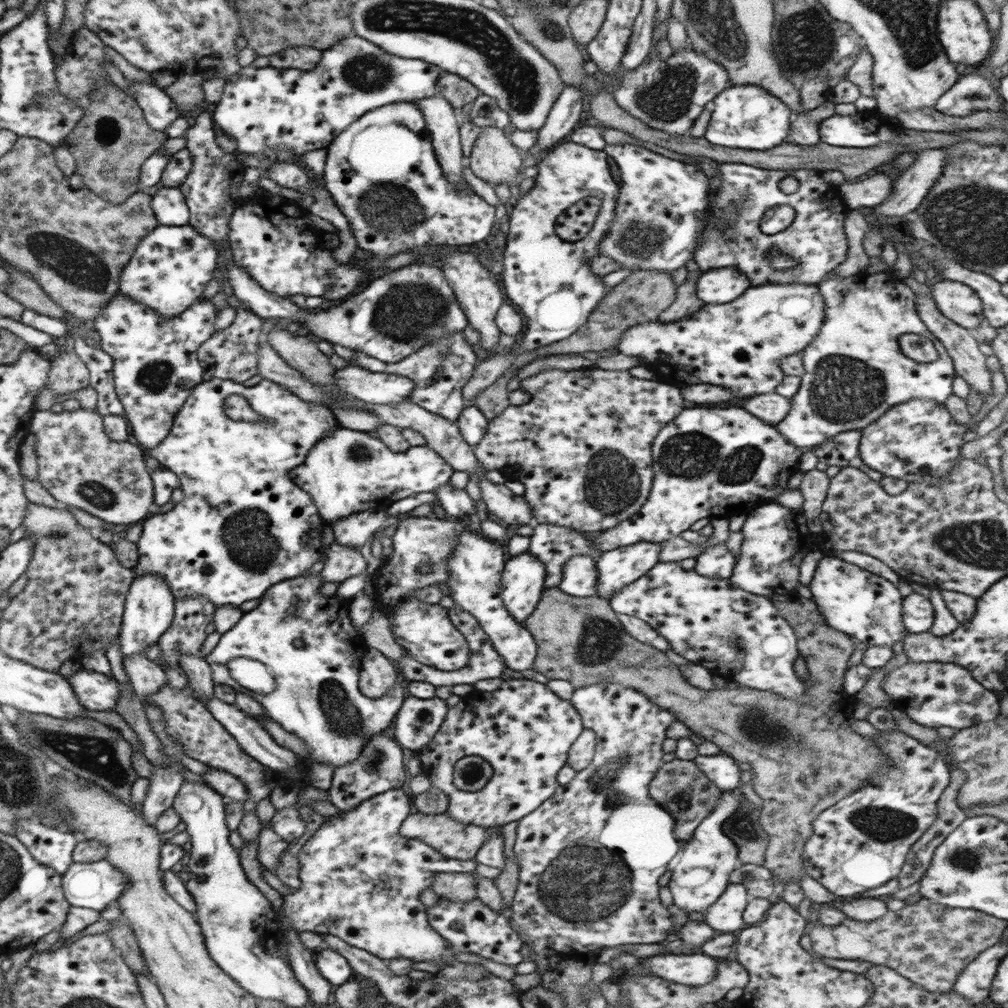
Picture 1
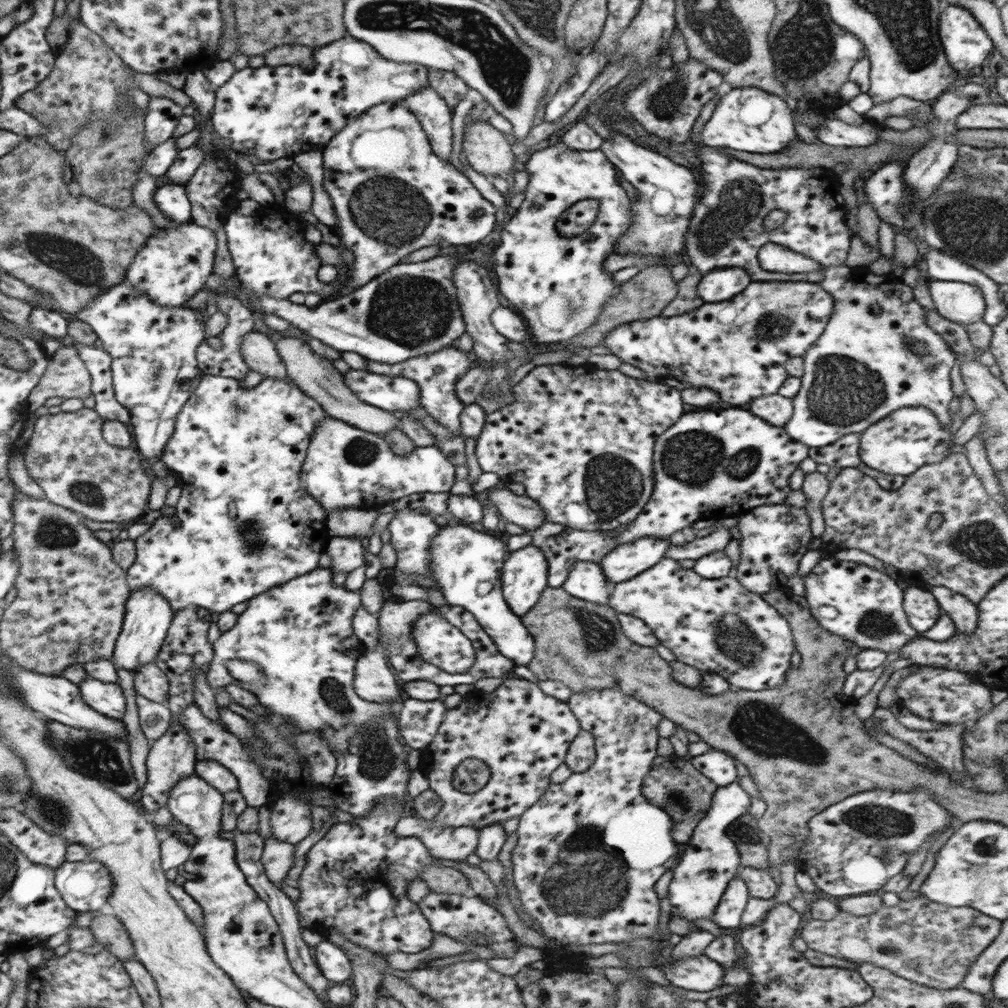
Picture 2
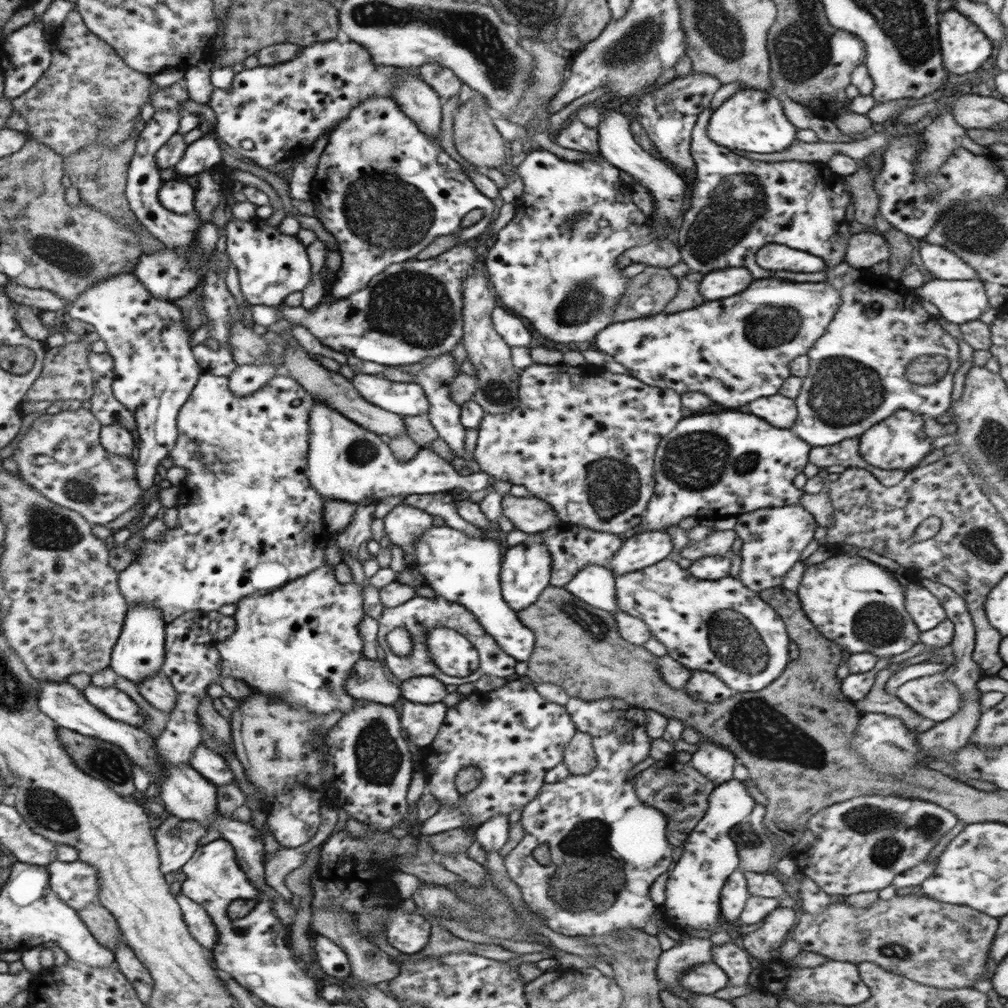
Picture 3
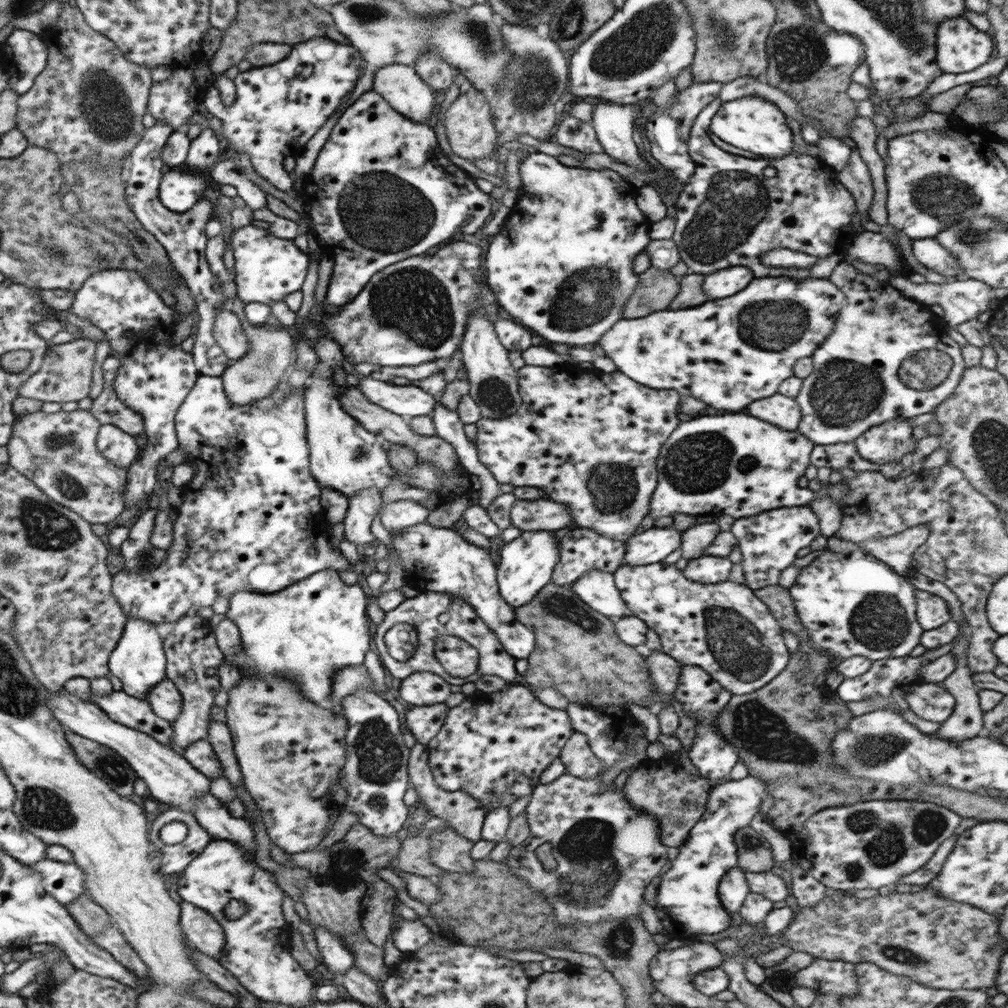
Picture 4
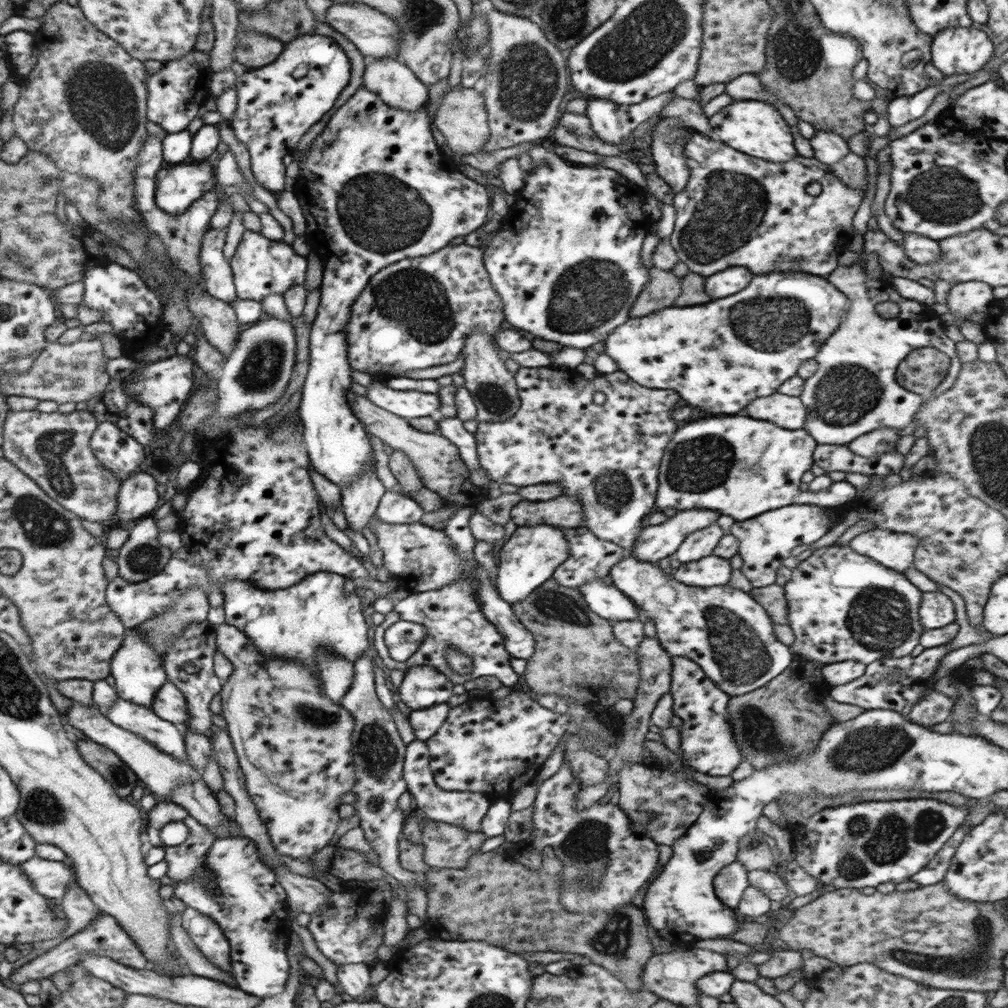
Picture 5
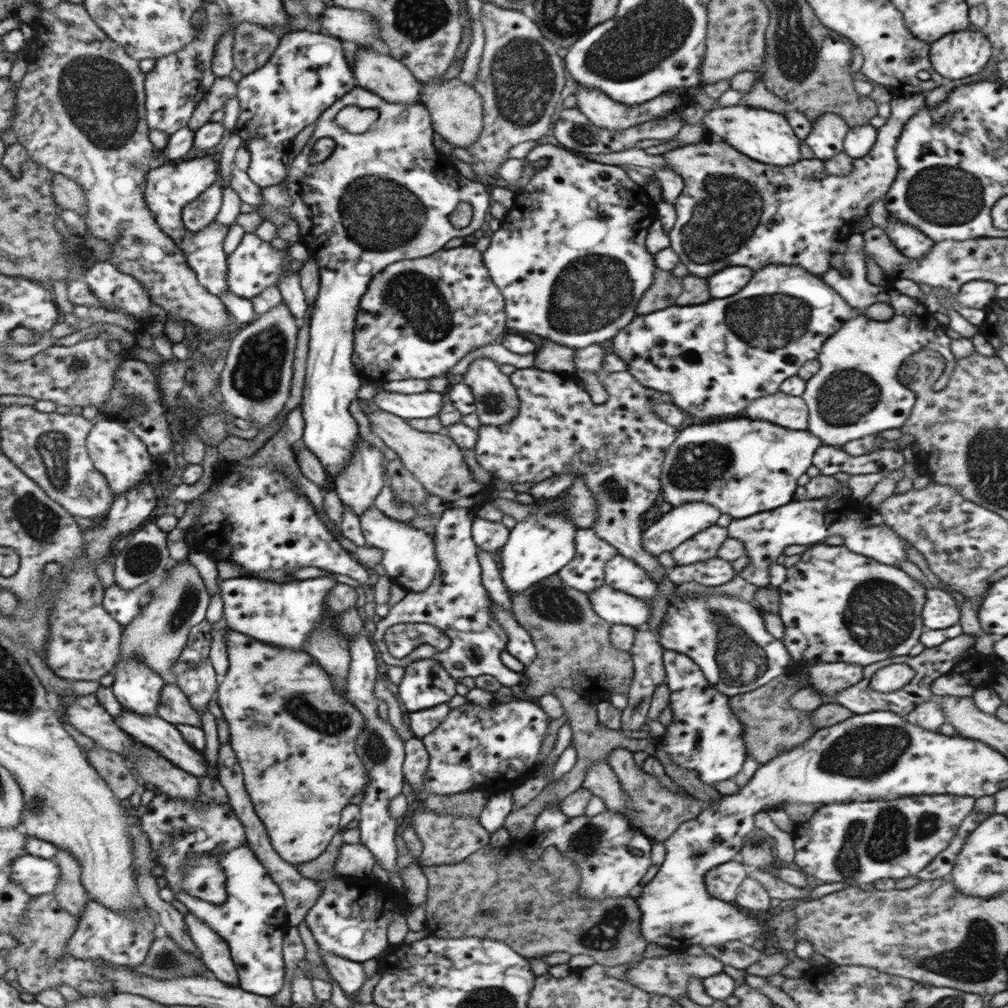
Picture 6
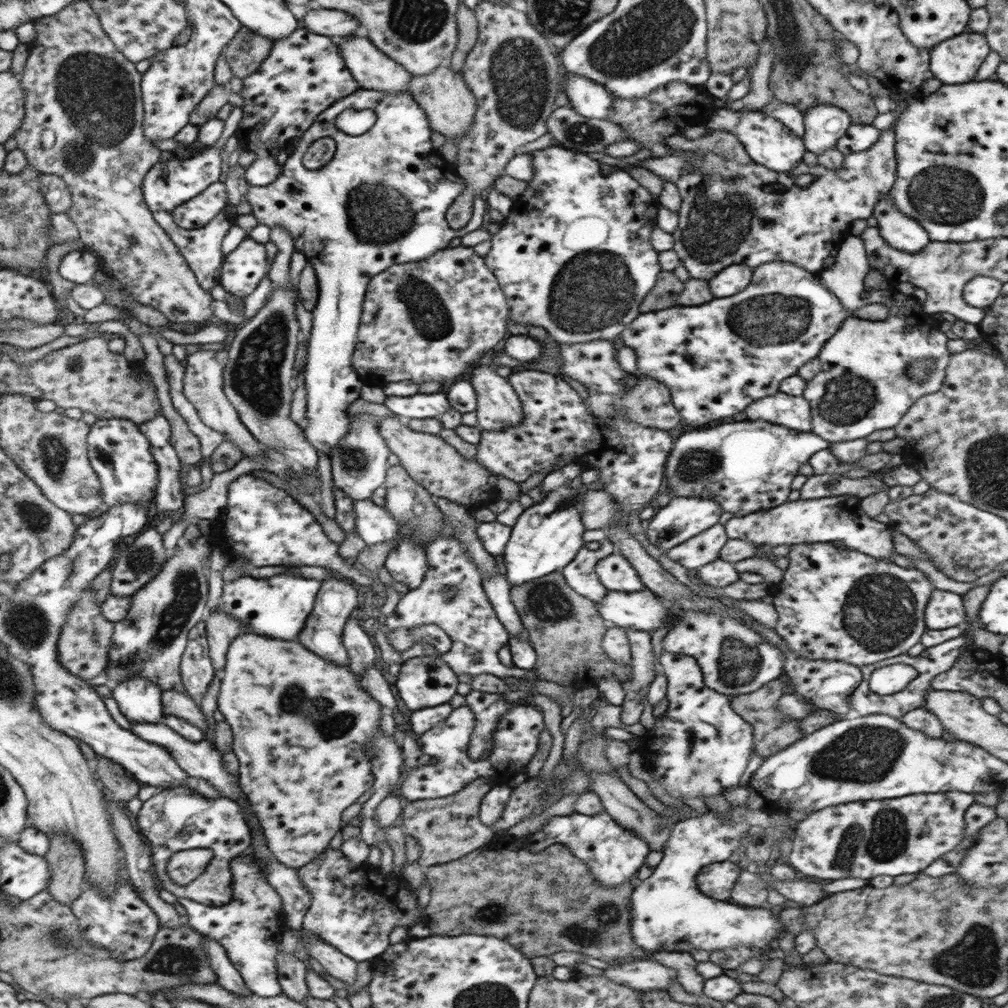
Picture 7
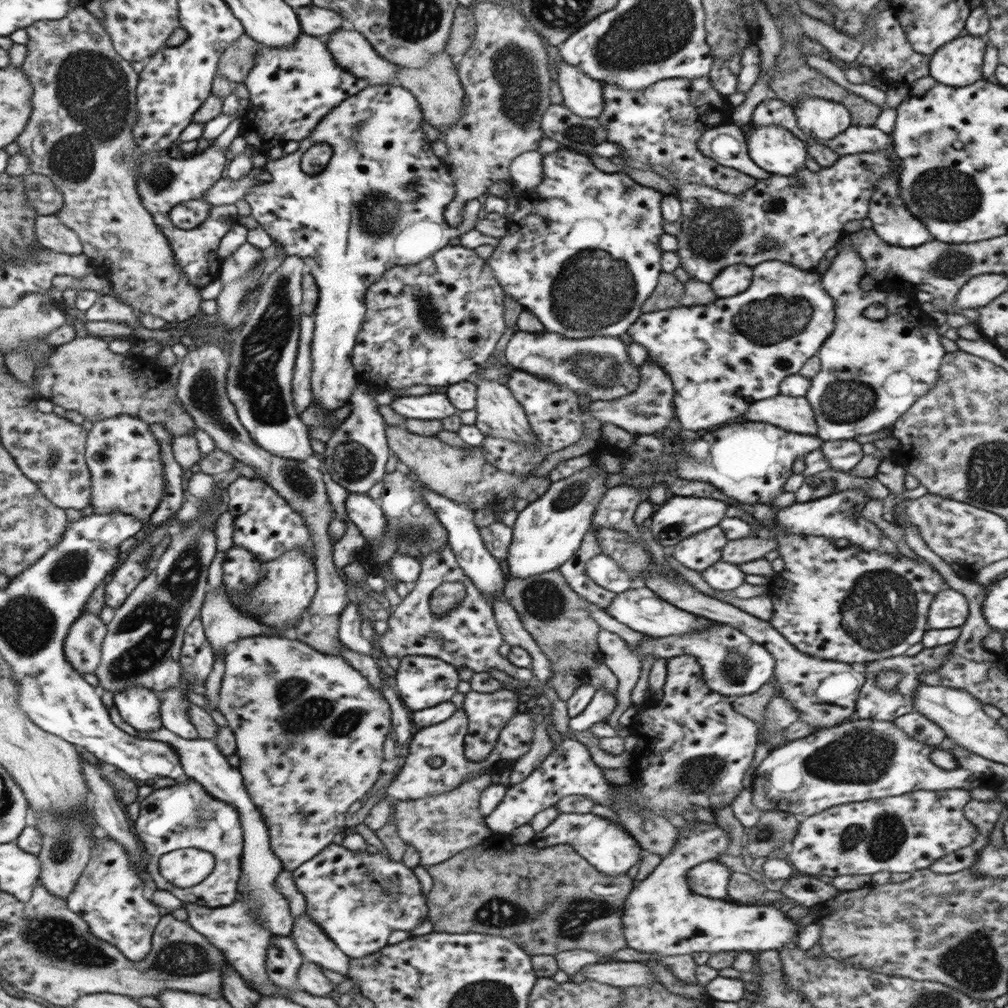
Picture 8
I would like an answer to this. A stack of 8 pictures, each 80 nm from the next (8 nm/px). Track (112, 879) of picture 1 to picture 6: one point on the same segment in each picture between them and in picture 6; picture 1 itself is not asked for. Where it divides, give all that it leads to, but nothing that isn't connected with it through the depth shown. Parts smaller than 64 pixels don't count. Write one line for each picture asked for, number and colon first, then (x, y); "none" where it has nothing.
2: (86, 886)
3: (76, 883)
4: (64, 881)
5: (50, 878)
6: (36, 876)

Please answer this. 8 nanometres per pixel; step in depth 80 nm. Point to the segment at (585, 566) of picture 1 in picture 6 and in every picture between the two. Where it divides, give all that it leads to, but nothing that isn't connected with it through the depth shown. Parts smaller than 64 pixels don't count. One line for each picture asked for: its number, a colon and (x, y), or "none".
2: (586, 581)
3: (595, 585)
4: (596, 588)
5: (603, 598)
6: (616, 607)

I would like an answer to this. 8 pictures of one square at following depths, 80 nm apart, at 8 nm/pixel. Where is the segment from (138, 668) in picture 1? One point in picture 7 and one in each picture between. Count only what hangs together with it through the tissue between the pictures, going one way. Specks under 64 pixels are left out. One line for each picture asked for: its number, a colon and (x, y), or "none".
2: (150, 682)
3: (157, 690)
4: (166, 701)
5: (169, 703)
6: (174, 706)
7: (182, 706)

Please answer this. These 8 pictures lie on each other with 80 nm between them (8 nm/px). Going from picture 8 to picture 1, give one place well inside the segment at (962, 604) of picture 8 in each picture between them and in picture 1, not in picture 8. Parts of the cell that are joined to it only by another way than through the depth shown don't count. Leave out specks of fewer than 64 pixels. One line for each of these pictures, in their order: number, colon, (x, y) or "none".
1: (918, 615)
2: (922, 609)
3: (926, 610)
4: (932, 611)
5: (936, 610)
6: (940, 610)
7: (945, 609)

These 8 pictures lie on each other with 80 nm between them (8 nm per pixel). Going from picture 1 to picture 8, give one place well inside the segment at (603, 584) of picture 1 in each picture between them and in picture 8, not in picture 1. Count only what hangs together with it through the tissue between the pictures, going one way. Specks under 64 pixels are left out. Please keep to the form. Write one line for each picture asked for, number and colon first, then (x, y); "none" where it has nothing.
2: (627, 560)
3: (638, 551)
4: (651, 546)
5: (654, 542)
6: (669, 530)
7: (682, 518)
8: (680, 516)

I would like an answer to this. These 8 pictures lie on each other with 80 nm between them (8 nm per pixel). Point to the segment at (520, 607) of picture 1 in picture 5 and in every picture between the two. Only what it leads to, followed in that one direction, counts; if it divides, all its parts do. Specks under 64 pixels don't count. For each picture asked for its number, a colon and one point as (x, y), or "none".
2: (524, 575)
3: (526, 569)
4: (527, 563)
5: (530, 556)

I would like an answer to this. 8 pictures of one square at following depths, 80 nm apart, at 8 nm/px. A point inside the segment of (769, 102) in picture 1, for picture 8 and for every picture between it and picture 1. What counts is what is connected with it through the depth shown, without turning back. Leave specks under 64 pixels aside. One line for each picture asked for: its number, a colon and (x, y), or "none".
2: (748, 119)
3: (753, 120)
4: (756, 125)
5: (753, 127)
6: (766, 136)
7: (768, 142)
8: (773, 148)

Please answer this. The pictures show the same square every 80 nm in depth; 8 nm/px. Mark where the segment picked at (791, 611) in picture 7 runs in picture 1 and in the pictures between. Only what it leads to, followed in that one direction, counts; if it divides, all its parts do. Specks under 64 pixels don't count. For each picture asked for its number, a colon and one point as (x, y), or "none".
1: (855, 601)
2: (857, 602)
3: (861, 606)
4: (853, 604)
5: (842, 606)
6: (837, 606)

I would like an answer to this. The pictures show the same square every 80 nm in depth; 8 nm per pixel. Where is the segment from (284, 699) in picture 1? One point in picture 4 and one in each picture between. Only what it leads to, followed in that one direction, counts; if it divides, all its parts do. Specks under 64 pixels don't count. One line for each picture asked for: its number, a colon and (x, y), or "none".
2: (299, 633)
3: (299, 643)
4: (312, 628)

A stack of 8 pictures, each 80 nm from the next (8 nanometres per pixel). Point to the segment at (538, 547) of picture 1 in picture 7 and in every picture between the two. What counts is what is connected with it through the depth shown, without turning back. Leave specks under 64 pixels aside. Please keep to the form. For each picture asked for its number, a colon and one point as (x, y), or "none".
2: (563, 546)
3: (572, 547)
4: (582, 550)
5: (590, 557)
6: (584, 572)
7: (580, 575)

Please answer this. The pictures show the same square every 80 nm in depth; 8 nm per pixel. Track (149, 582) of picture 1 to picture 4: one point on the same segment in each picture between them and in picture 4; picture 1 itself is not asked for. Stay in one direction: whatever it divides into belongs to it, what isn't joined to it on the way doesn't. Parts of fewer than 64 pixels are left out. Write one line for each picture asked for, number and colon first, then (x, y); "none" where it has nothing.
2: (148, 615)
3: (140, 652)
4: (139, 661)

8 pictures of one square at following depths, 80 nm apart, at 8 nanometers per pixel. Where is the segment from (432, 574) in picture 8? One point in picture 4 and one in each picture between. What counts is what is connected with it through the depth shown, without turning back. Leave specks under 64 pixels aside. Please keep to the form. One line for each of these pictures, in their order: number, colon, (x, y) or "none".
4: (433, 614)
5: (453, 616)
6: (456, 602)
7: (466, 615)

